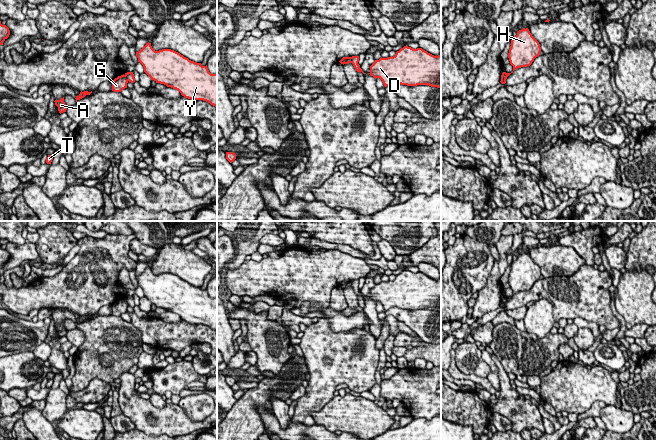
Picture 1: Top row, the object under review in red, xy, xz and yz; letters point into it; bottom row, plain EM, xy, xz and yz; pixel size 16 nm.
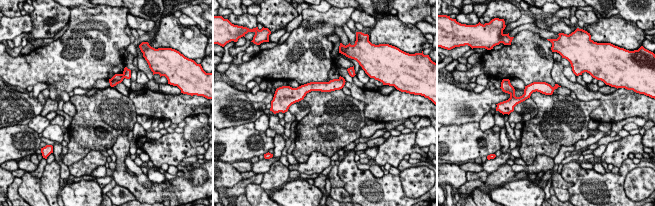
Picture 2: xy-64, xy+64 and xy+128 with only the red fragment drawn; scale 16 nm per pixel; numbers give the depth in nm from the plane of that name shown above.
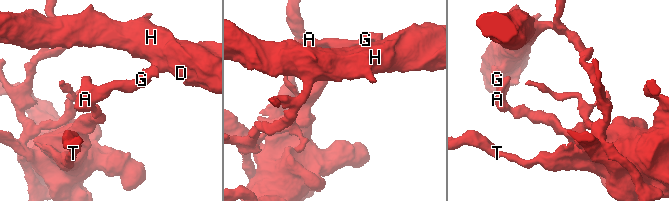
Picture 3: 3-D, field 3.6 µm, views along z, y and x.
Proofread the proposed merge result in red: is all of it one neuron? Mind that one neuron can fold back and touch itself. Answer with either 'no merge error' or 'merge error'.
merge error

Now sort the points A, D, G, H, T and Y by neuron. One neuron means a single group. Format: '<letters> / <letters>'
A G T / D H Y

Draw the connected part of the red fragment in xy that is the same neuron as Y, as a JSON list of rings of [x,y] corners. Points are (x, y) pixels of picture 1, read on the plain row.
[[[149,266],[136,276],[136,280],[151,304],[178,314],[185,322],[203,324],[217,330],[217,298],[211,298],[207,289],[203,290],[201,287],[191,285],[171,273],[155,275]]]

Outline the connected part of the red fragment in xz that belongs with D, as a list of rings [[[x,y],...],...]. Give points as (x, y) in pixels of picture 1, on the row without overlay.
[[[406,269],[393,281],[375,284],[369,298],[375,303],[380,302],[385,311],[398,307],[407,310],[429,309],[441,313],[441,278],[434,280],[422,272],[413,273]]]

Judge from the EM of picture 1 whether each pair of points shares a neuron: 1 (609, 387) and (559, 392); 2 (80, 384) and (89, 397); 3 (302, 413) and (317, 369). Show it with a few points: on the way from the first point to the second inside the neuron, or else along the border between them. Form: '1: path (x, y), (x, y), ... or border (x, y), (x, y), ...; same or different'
1: path (597, 387), (571, 387); same
2: border (106, 382), (93, 378), (84, 388), (70, 392); different
3: path (310, 402), (317, 395), (317, 380); same

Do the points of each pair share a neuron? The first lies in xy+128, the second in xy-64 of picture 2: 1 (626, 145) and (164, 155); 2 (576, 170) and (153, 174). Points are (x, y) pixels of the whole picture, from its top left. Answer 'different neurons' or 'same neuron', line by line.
1: same neuron
2: different neurons

